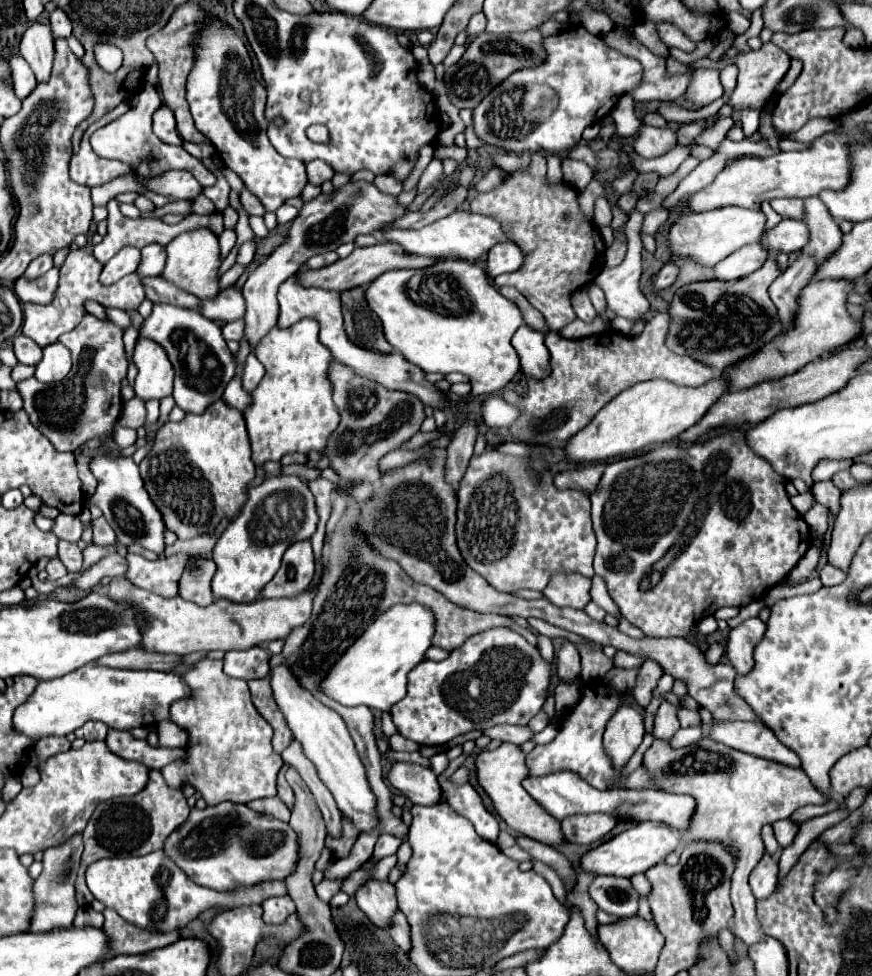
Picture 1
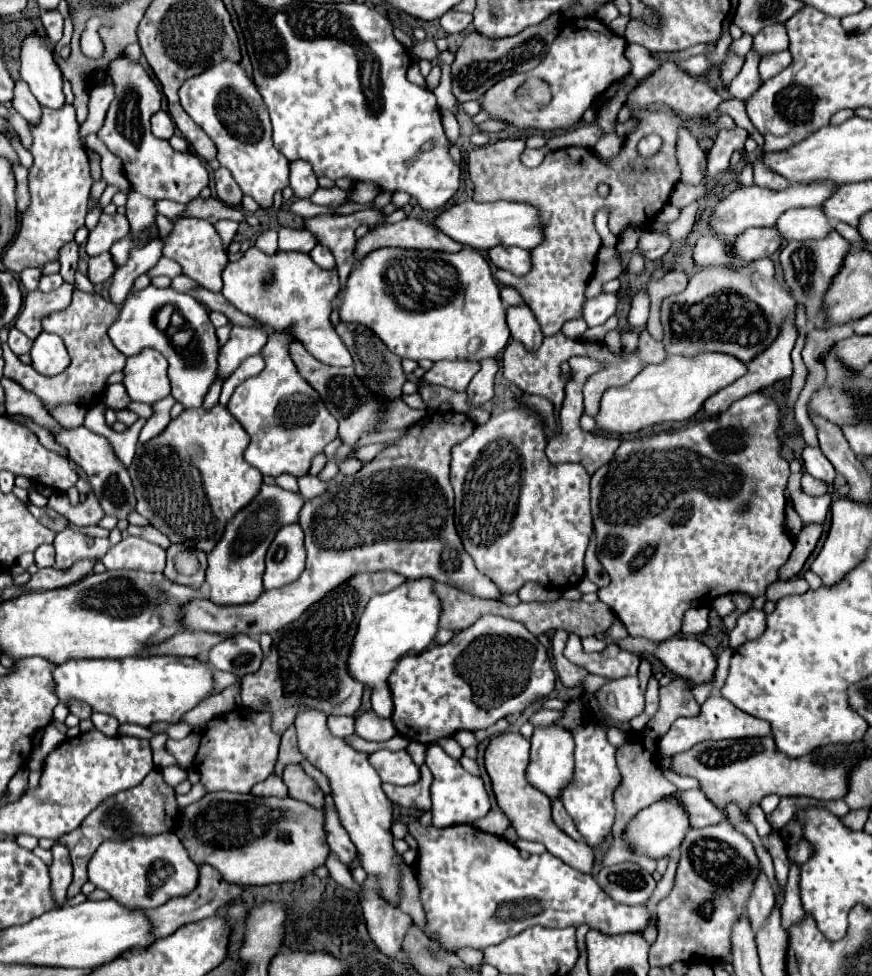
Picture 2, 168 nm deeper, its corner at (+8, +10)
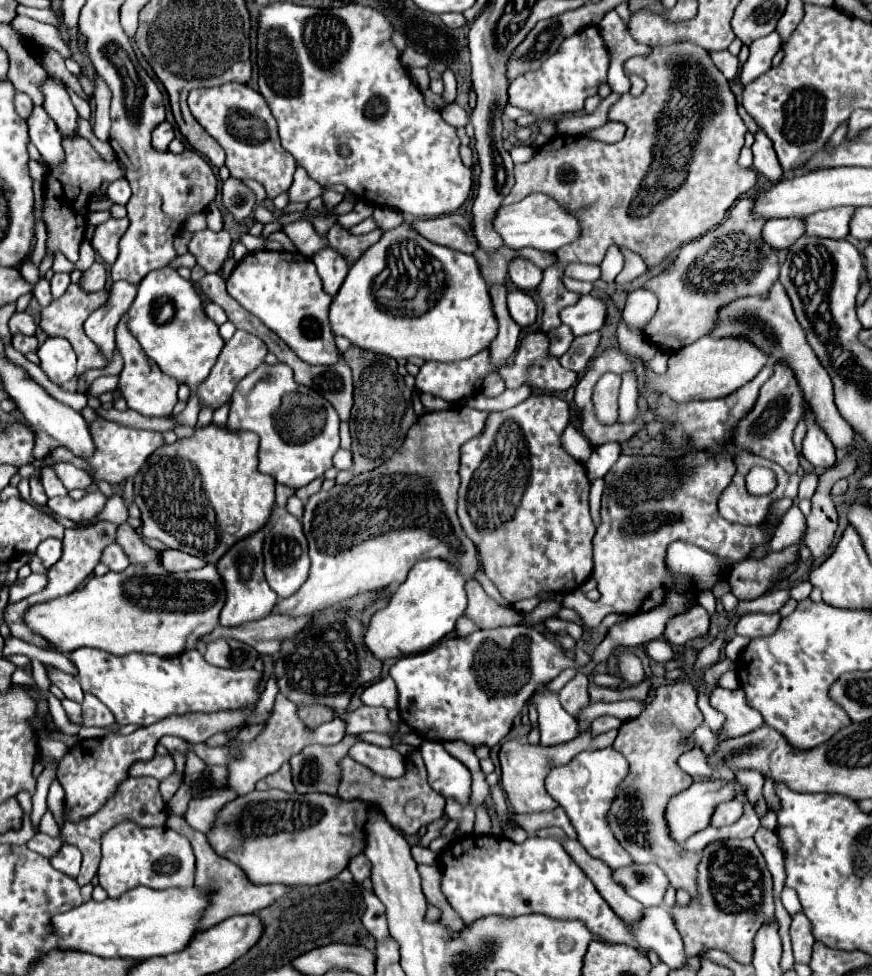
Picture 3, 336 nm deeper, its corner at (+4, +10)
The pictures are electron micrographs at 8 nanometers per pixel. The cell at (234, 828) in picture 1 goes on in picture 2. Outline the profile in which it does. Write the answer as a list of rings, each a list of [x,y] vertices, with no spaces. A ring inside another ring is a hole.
[[[213,792],[205,794],[199,802],[185,808],[179,818],[175,834],[187,848],[195,864],[211,864],[221,872],[221,876],[231,884],[241,886],[263,886],[263,884],[283,884],[297,882],[311,874],[315,868],[323,866],[329,856],[329,846],[323,828],[323,808],[311,808],[311,804],[295,798],[275,798],[275,796],[253,796],[253,794],[233,794],[233,792]]]

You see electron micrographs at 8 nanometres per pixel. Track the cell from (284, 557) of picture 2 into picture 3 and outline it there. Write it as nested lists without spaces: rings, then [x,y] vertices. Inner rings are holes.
[[[283,512],[281,516],[277,516],[273,520],[273,526],[265,536],[263,556],[265,556],[267,582],[277,592],[279,598],[287,598],[287,596],[291,596],[293,592],[297,592],[301,588],[301,584],[307,580],[309,556],[307,556],[307,538],[303,534],[301,522],[295,516]]]

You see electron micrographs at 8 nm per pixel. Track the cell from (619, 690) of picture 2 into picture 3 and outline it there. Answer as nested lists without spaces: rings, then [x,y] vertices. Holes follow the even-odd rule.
[[[617,648],[617,658],[619,658],[619,670],[621,670],[621,678],[629,684],[629,686],[637,686],[643,682],[645,672],[641,666],[641,660],[635,654],[629,654],[623,648]]]

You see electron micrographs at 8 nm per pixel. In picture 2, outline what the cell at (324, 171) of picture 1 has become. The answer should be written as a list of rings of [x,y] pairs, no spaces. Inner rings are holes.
[[[303,160],[291,162],[289,186],[291,186],[295,198],[311,198],[311,194],[317,190],[317,176],[315,176],[311,164],[307,164]]]

